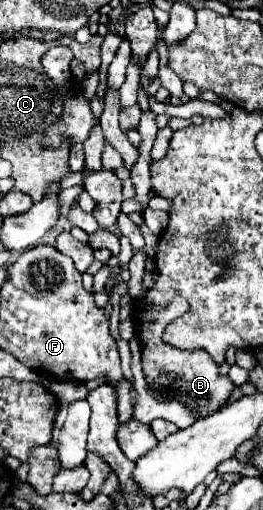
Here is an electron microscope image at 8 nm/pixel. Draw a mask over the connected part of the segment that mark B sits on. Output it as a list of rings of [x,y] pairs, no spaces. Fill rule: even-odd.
[[[175,298],[165,310],[155,310],[149,308],[145,302],[143,304],[135,304],[135,316],[133,322],[137,326],[137,338],[141,340],[143,346],[143,372],[145,378],[149,382],[151,390],[159,390],[161,384],[157,382],[157,378],[161,376],[161,372],[173,372],[179,376],[179,380],[173,384],[173,388],[177,390],[177,400],[185,400],[191,408],[199,408],[201,416],[207,416],[209,412],[215,412],[219,408],[221,402],[225,402],[231,394],[231,390],[235,388],[231,384],[231,380],[227,376],[219,374],[219,366],[207,356],[207,352],[193,352],[193,350],[179,350],[171,344],[165,344],[161,340],[161,334],[165,330],[165,326],[175,320],[177,316],[181,316],[183,312],[187,312],[187,302],[183,298]]]

